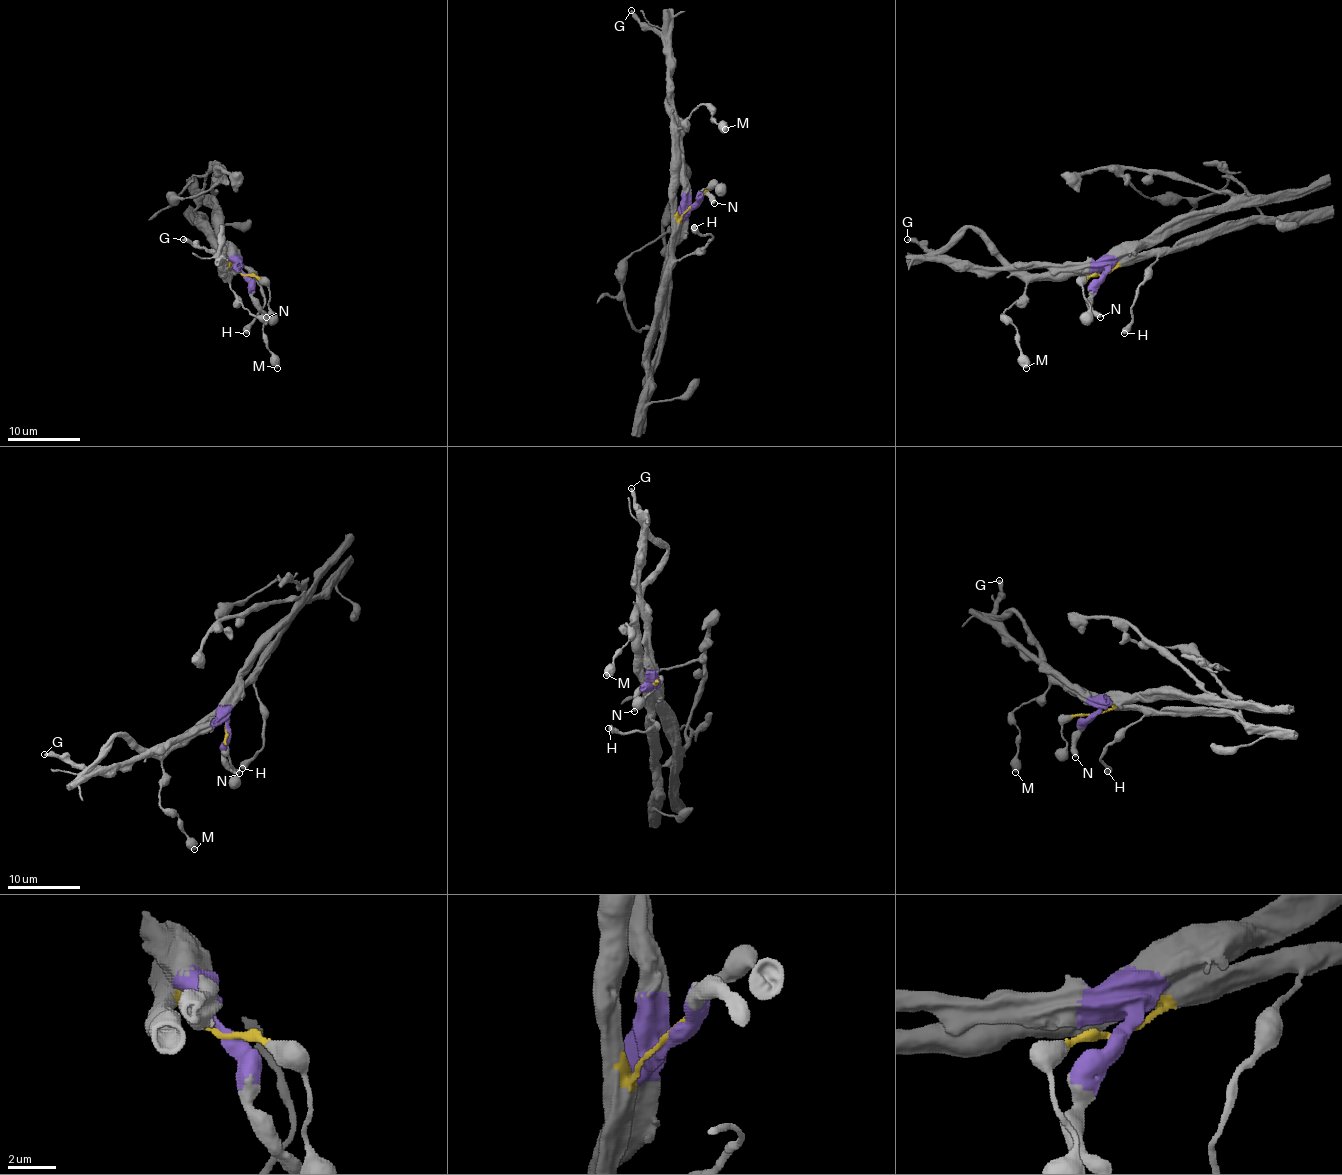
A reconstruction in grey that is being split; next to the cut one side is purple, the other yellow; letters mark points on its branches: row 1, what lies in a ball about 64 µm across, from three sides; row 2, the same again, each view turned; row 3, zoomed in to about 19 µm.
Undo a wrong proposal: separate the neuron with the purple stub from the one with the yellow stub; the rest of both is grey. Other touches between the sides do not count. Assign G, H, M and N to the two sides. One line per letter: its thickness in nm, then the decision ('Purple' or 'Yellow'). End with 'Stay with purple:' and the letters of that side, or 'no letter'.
G: Thickness 400 nm. Purple
H: Thickness 650 nm. Yellow
M: Thickness 650 nm. Yellow
N: Thickness 500 nm. Purple
Stay with purple: G, N

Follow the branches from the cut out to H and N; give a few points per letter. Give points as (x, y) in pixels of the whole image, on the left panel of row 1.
H: (243, 274), (234, 269), (225, 256), (247, 271), (261, 289), (263, 307), (245, 334)
N: (243, 274), (254, 305), (267, 317)

